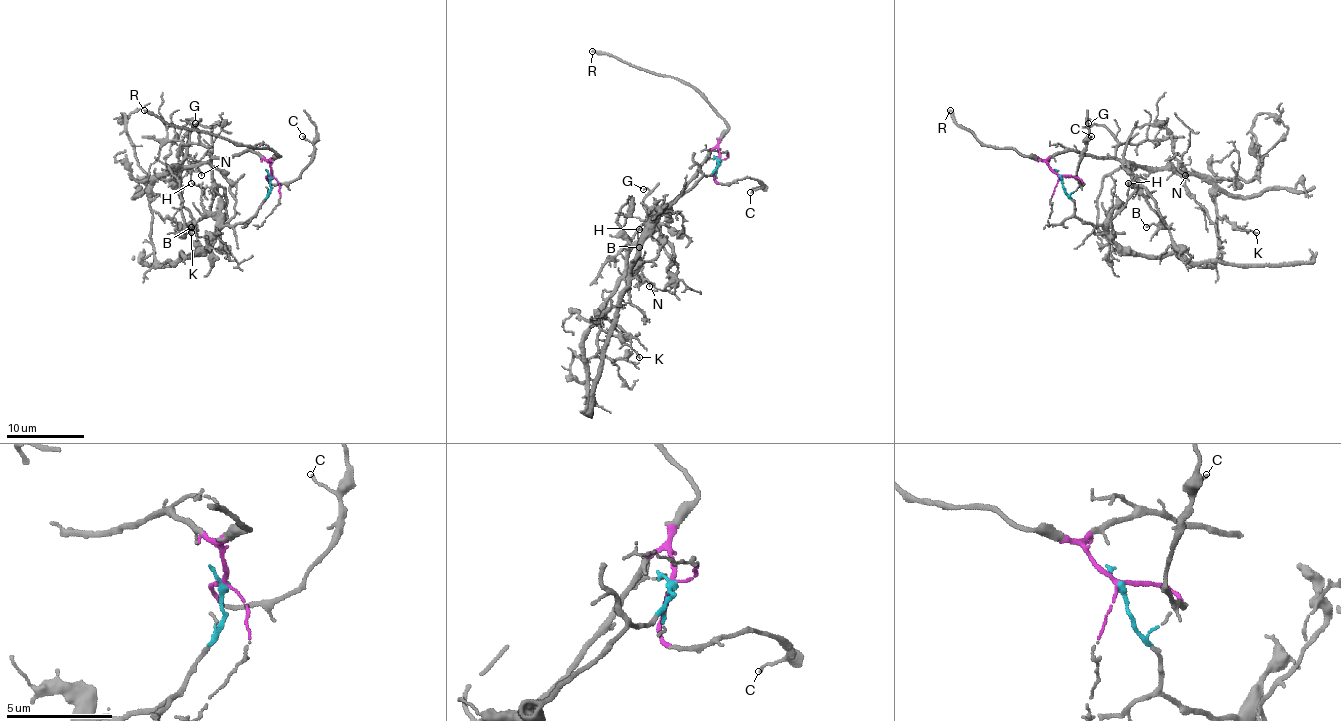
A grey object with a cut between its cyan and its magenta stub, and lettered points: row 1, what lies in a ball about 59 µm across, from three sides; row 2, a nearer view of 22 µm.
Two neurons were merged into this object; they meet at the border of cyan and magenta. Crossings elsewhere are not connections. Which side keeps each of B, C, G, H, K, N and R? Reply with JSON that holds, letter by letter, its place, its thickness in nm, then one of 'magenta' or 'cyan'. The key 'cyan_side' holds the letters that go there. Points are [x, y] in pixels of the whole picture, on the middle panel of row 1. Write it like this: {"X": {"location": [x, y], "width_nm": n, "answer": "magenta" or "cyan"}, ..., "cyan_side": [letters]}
{"B": {"location": [639, 247], "width_nm": 140, "answer": "magenta"}, "C": {"location": [750, 192], "width_nm": 100, "answer": "magenta"}, "G": {"location": [643, 189], "width_nm": 100, "answer": "magenta"}, "H": {"location": [639, 229], "width_nm": 140, "answer": "magenta"}, "K": {"location": [639, 357], "width_nm": 110, "answer": "magenta"}, "N": {"location": [649, 286], "width_nm": 100, "answer": "magenta"}, "R": {"location": [592, 51], "width_nm": 240, "answer": "magenta"}, "cyan_side": []}

